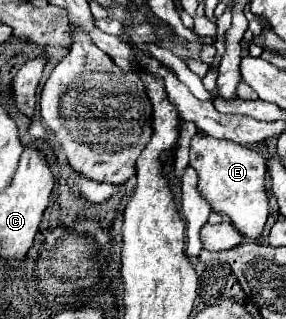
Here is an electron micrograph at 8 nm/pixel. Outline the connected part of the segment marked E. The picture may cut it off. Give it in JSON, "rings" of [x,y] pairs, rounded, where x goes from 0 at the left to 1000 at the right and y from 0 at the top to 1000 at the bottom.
{"rings":[[[682,420],[668,445],[668,502],[661,514],[696,552],[689,596],[717,621],[745,665],[787,671],[808,702],[878,752],[913,752],[934,677],[941,677],[941,621],[927,596],[927,502],[822,445],[738,433],[724,420]]]}

